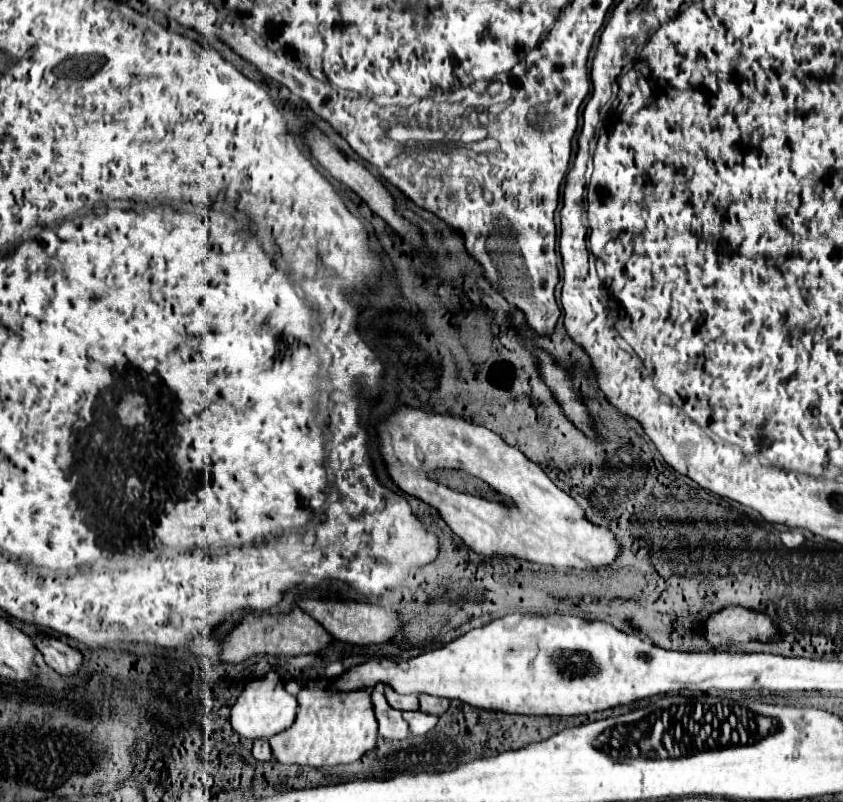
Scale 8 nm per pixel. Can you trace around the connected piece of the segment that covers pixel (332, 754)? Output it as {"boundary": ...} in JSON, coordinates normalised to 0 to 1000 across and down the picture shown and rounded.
{"boundary":[[[359,858],[352,868],[355,883],[350,903],[338,910],[338,915],[329,915],[319,920],[324,945],[331,953],[352,953],[352,955],[371,955],[371,958],[386,958],[386,955],[402,955],[402,953],[416,953],[423,950],[433,938],[445,933],[447,925],[447,898],[442,893],[442,880],[438,873],[438,863],[419,863],[419,865],[390,865],[383,858]]]}

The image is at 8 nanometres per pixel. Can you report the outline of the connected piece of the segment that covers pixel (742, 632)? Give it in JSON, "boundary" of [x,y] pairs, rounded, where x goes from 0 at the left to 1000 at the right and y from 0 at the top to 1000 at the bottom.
{"boundary":[[[865,756],[858,766],[851,766],[839,776],[839,798],[846,805],[862,800],[888,800],[893,796],[915,800],[924,796],[924,786],[910,768],[896,768],[896,763],[877,756]]]}

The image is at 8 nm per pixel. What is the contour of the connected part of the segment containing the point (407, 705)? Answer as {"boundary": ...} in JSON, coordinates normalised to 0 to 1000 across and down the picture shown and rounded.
{"boundary":[[[457,858],[454,865],[457,865],[461,880],[469,883],[469,885],[480,888],[480,885],[495,885],[495,883],[497,883],[497,880],[495,880],[495,868],[492,868],[492,865],[488,865],[488,868],[478,868],[478,865],[466,863],[464,858]]]}

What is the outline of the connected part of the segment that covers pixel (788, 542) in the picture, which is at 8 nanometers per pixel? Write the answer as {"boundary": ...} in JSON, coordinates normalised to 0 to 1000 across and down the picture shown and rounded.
{"boundary":[[[936,658],[936,661],[931,661],[931,663],[926,666],[926,673],[929,673],[929,678],[931,678],[934,683],[945,683],[945,681],[950,681],[950,678],[955,676],[955,668],[953,668],[950,661]]]}

